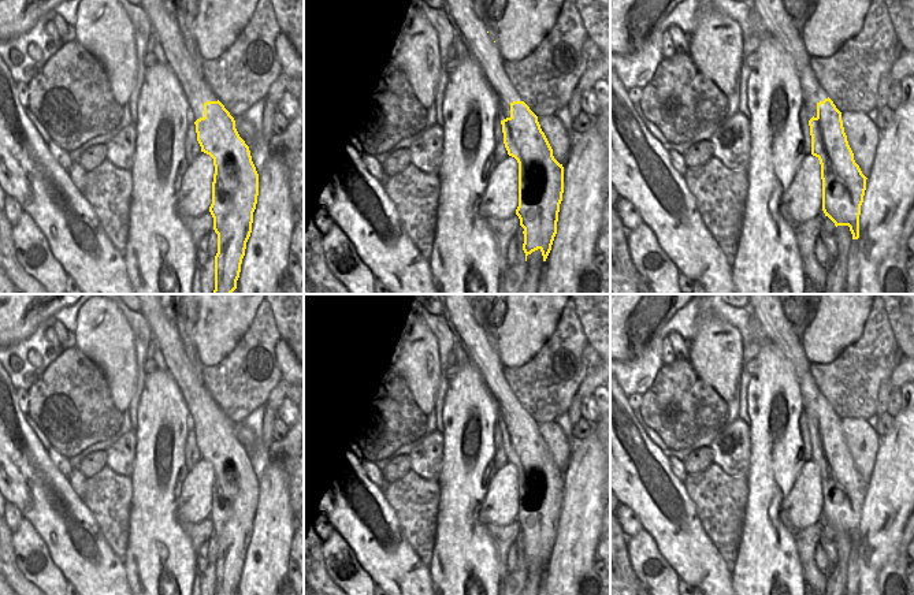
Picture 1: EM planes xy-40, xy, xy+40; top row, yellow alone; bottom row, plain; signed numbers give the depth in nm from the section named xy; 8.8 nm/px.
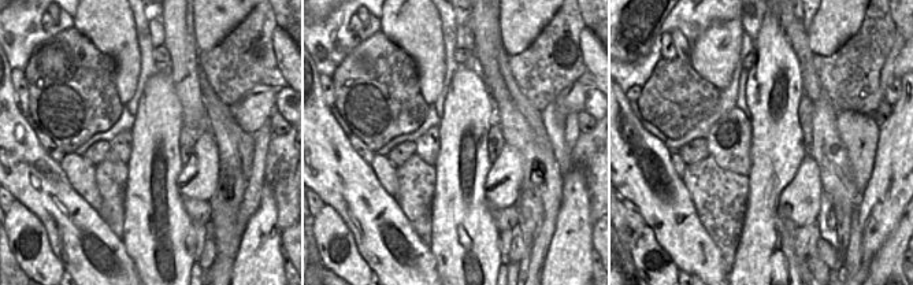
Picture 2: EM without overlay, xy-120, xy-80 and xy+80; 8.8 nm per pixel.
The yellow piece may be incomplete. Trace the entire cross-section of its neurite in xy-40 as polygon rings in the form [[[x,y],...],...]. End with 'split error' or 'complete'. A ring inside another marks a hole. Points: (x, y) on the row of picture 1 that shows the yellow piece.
[[[141,0],[140,5],[146,12],[152,33],[164,51],[166,63],[175,72],[181,85],[190,85],[196,90],[198,103],[204,109],[204,116],[197,119],[194,124],[201,152],[209,155],[215,166],[212,204],[209,207],[213,230],[218,234],[213,294],[231,294],[237,289],[246,242],[252,233],[253,212],[259,196],[259,174],[252,161],[249,146],[235,129],[234,118],[212,93],[203,74],[197,72],[175,16],[166,8],[166,3],[163,0]]] | split error

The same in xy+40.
[[[751,0],[768,36],[781,42],[794,60],[800,86],[817,109],[809,120],[811,155],[820,160],[822,179],[822,211],[835,226],[848,226],[852,239],[859,238],[861,205],[866,190],[866,176],[854,160],[844,133],[841,112],[818,83],[810,56],[783,0]]] | split error

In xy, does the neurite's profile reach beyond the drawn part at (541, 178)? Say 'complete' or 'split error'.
split error

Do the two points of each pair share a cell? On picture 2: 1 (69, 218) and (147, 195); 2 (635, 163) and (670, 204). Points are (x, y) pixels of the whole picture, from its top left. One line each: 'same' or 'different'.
1: different
2: same

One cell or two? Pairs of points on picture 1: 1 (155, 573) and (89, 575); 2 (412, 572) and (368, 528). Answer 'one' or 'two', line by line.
1: two
2: one

